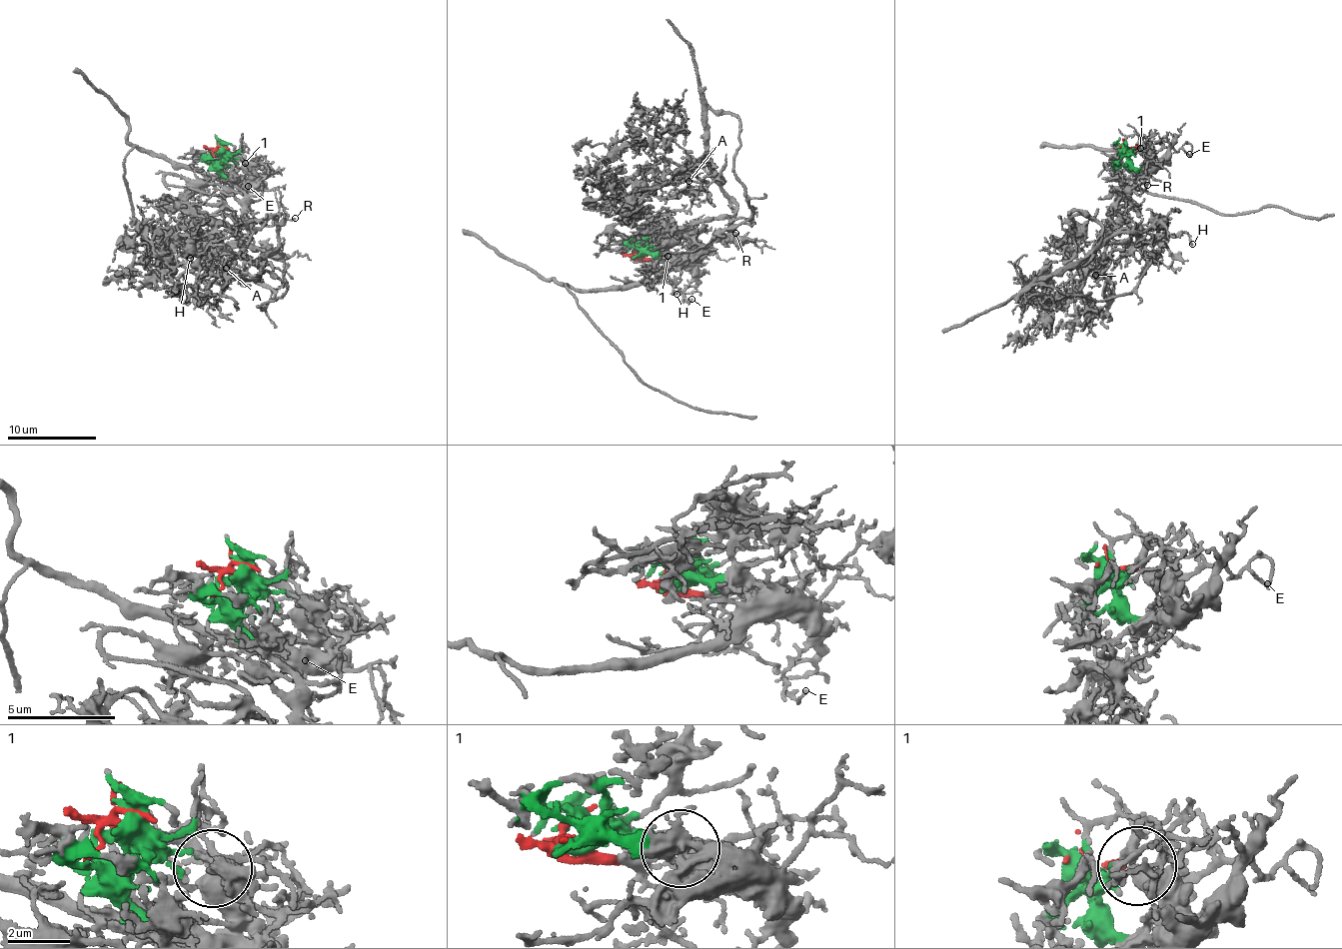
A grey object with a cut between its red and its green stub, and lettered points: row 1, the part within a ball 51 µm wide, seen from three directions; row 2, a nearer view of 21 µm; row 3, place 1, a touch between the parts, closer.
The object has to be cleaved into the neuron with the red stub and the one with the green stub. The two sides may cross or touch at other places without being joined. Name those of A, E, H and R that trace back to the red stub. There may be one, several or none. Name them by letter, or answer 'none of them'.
E, R

